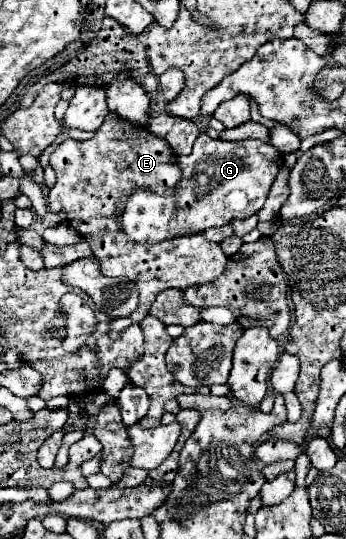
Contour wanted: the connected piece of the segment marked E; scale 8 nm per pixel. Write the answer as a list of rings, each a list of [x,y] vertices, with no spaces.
[[[107,114],[107,120],[103,122],[103,126],[97,130],[95,138],[87,140],[87,142],[79,142],[79,140],[71,140],[67,138],[65,142],[61,142],[53,154],[51,154],[51,166],[57,174],[57,182],[55,186],[49,190],[47,202],[51,212],[67,212],[69,224],[81,232],[81,236],[87,240],[87,234],[93,234],[89,240],[95,238],[95,258],[101,264],[101,272],[103,276],[123,276],[123,278],[131,278],[137,288],[139,288],[139,308],[135,310],[135,316],[131,316],[133,322],[141,322],[143,316],[149,314],[151,304],[155,302],[157,294],[167,290],[167,288],[179,288],[179,290],[187,290],[189,286],[195,284],[207,284],[211,280],[215,280],[215,276],[219,276],[223,272],[223,266],[227,262],[227,256],[223,254],[221,246],[217,242],[207,240],[203,234],[187,234],[187,236],[177,236],[173,240],[165,240],[159,244],[139,244],[133,242],[121,228],[119,224],[113,220],[113,216],[117,212],[125,210],[127,198],[137,190],[151,190],[157,194],[171,194],[175,190],[175,186],[181,180],[181,168],[179,164],[173,160],[177,154],[171,150],[169,142],[151,134],[147,130],[147,126],[137,126],[131,124],[123,118],[119,118],[117,114]]]

